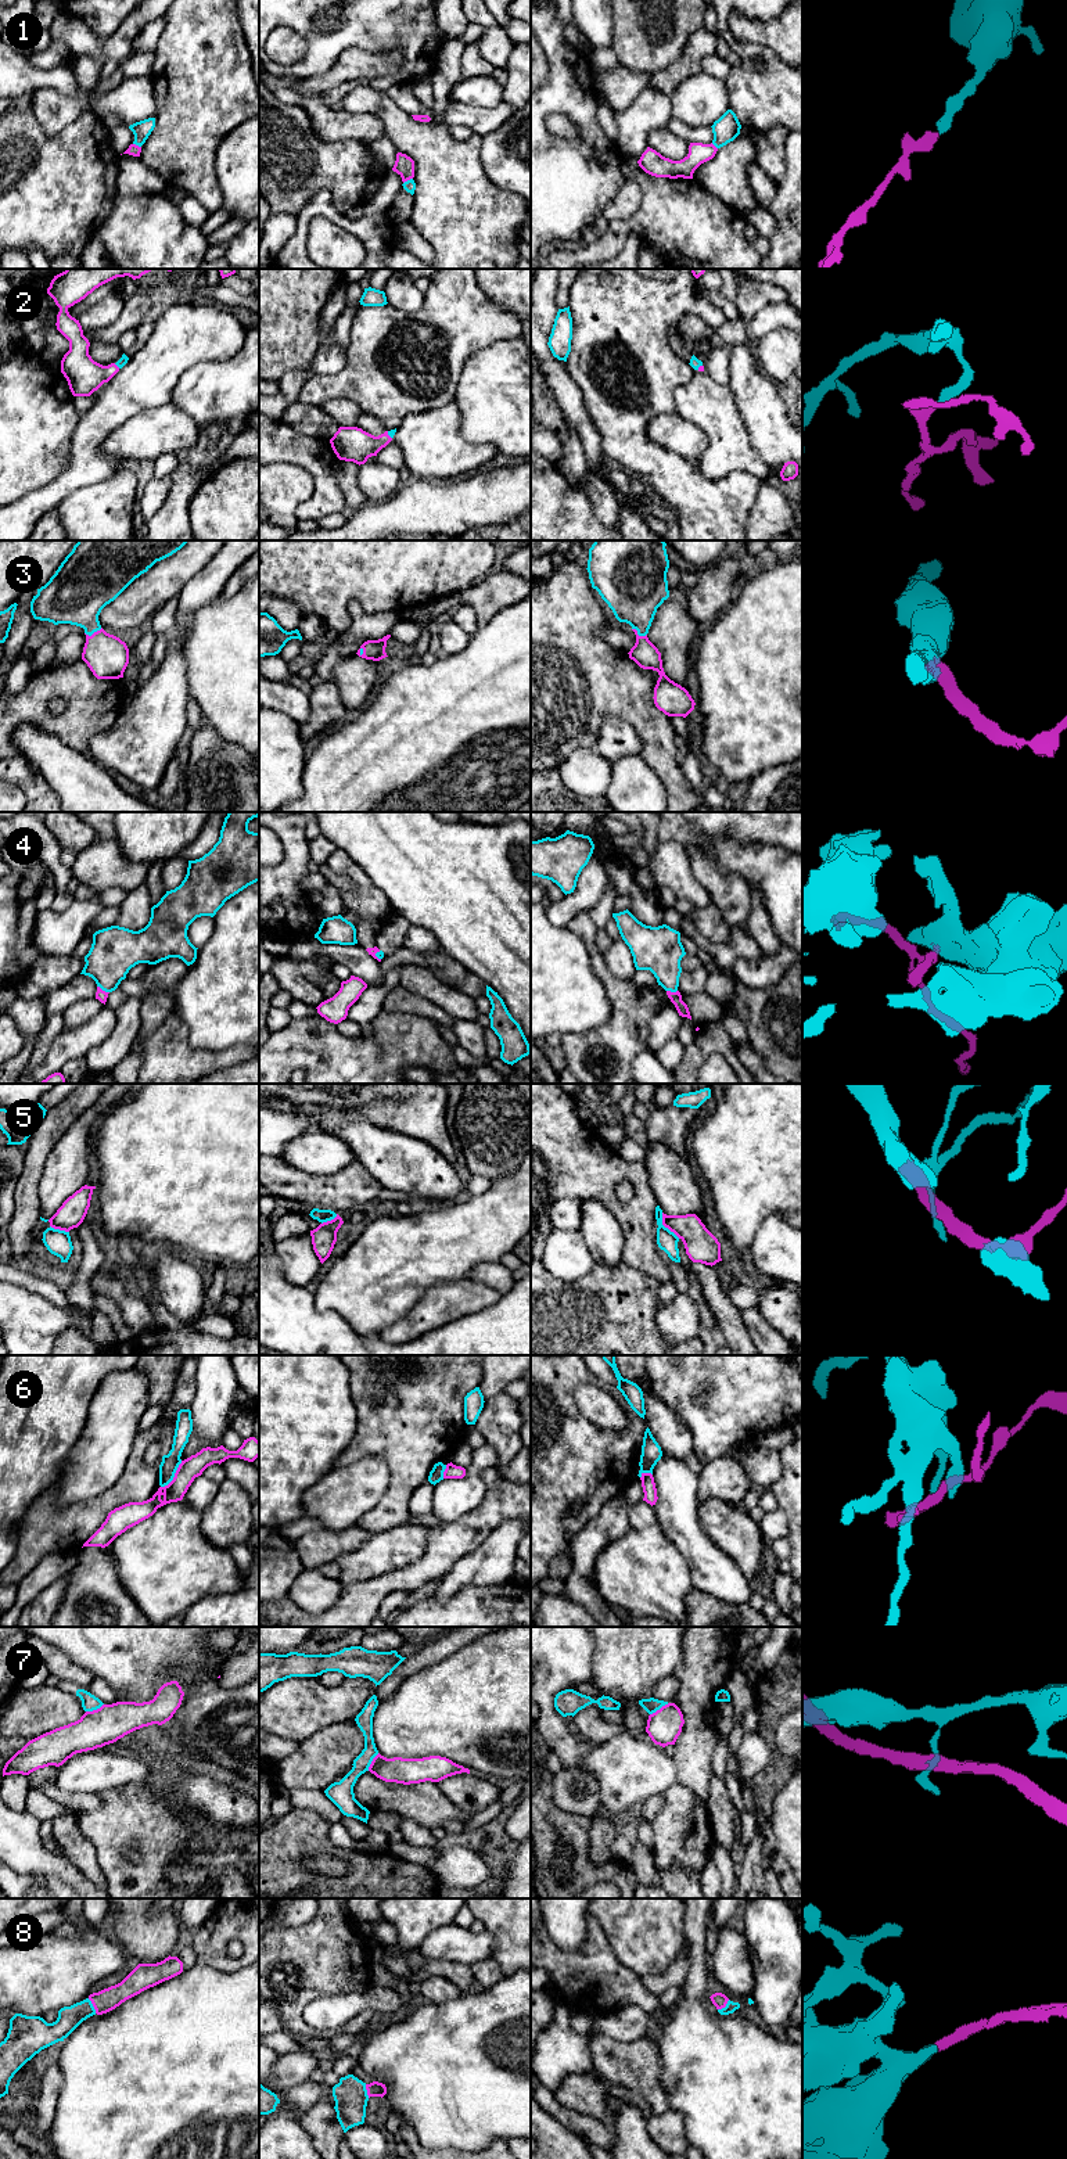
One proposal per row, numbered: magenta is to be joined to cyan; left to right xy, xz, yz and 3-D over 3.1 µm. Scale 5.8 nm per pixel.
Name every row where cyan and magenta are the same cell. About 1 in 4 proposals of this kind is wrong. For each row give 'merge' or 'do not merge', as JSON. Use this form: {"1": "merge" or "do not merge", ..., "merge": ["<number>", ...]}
{"1": "merge", "2": "merge", "3": "merge", "4": "merge", "5": "do not merge", "6": "do not merge", "7": "do not merge", "8": "merge", "merge": ["1", "2", "3", "4", "8"]}

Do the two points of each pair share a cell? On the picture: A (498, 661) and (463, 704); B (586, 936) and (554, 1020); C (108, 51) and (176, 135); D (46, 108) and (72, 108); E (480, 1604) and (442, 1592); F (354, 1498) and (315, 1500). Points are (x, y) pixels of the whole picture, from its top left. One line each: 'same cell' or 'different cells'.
A: same cell
B: different cells
C: different cells
D: same cell
E: different cells
F: same cell

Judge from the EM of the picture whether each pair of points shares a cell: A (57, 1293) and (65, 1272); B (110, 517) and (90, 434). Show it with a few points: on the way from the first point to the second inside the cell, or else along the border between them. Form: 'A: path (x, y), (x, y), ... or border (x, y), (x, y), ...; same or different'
A: border (32, 1274), (53, 1281), (64, 1292); different
B: border (121, 466), (108, 478), (81, 487), (71, 494); different

